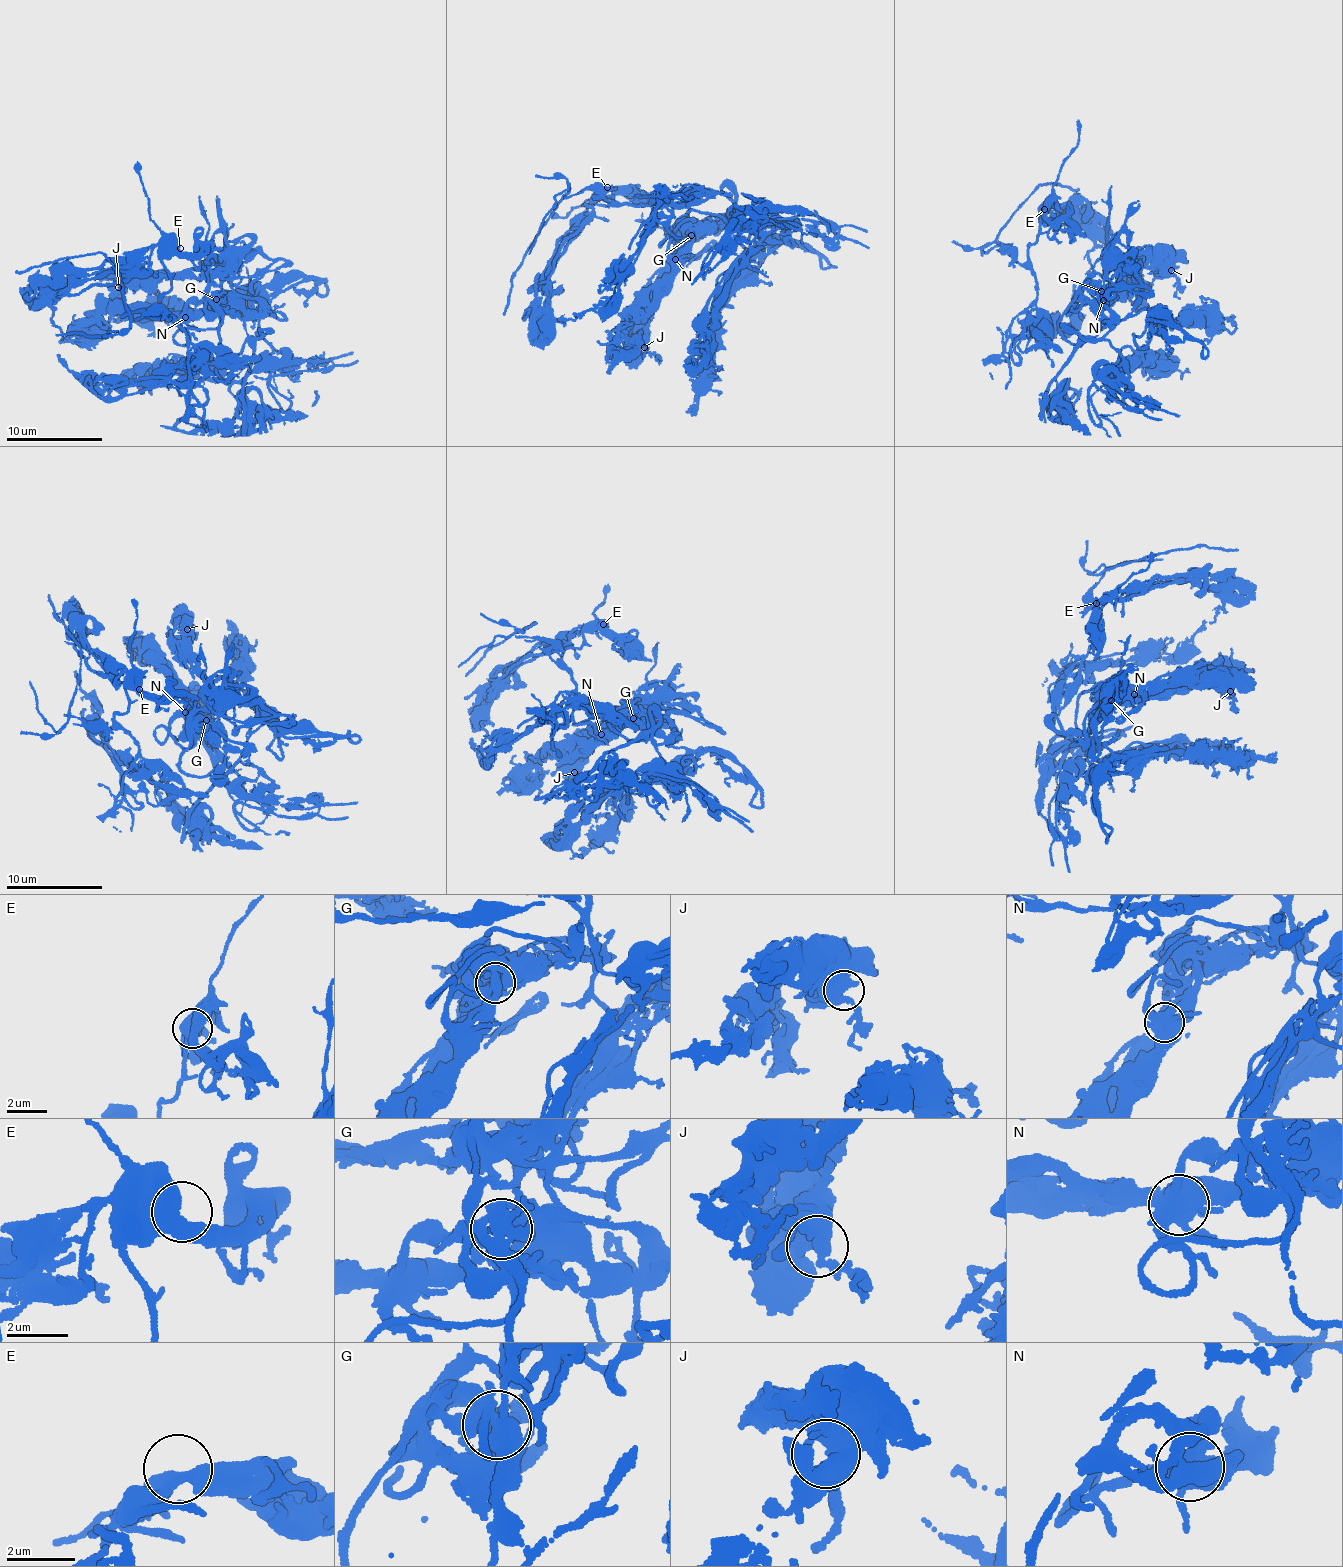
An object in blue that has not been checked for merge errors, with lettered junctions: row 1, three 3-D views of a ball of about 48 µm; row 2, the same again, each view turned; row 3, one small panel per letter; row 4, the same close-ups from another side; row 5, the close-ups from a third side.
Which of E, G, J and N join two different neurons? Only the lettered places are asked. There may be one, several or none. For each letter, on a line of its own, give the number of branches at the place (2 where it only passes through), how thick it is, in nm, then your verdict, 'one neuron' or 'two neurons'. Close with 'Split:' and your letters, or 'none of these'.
E: branches 2; calibre 500 nm; one neuron
G: branches 3; calibre 440 nm; one neuron
J: branches 2; calibre 650 nm; one neuron
N: branches 4; calibre 650 nm; one neuron
Split: none of these

